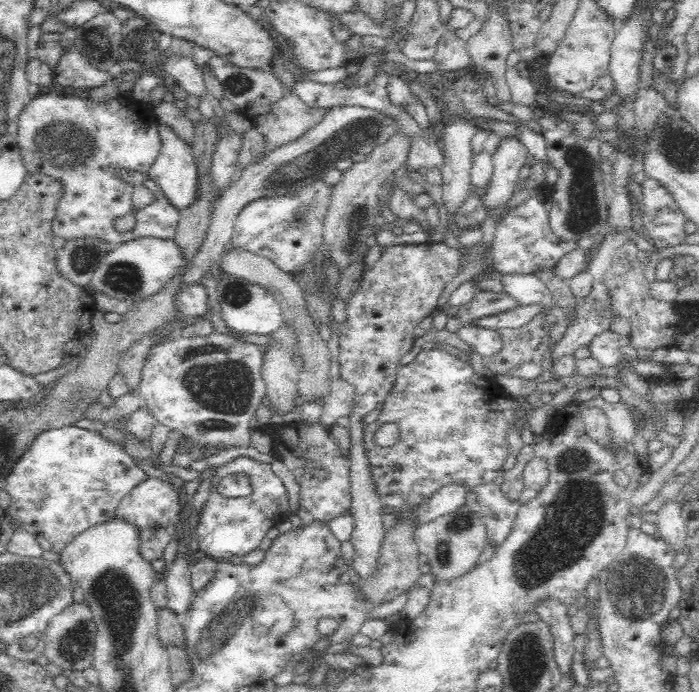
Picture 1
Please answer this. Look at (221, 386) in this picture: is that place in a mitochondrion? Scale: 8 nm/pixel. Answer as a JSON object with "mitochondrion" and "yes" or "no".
{"mitochondrion":"yes"}

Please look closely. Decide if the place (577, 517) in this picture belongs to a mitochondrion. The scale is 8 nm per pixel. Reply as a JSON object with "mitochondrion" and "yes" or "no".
{"mitochondrion":"yes"}

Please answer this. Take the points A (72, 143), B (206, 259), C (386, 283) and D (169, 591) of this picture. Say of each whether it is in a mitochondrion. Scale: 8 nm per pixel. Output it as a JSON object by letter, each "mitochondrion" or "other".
{"A":"mitochondrion","B":"other","C":"other","D":"other"}

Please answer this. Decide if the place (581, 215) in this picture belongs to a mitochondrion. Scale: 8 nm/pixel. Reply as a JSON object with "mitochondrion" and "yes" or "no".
{"mitochondrion":"yes"}

